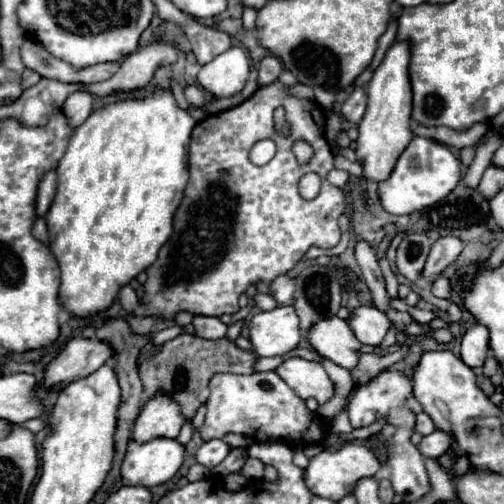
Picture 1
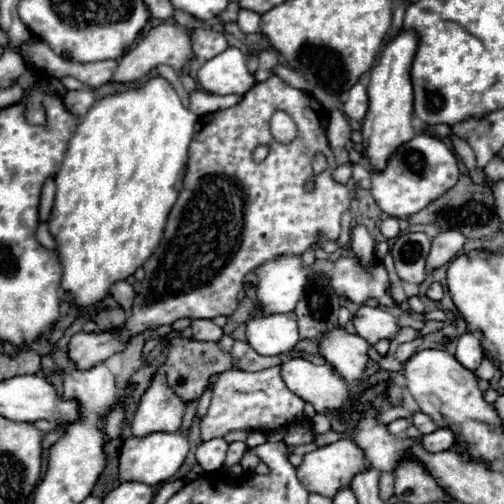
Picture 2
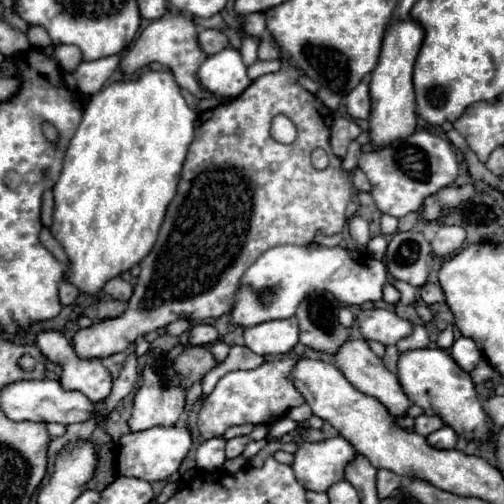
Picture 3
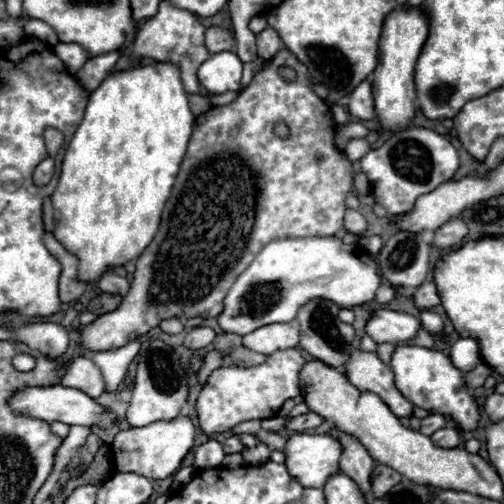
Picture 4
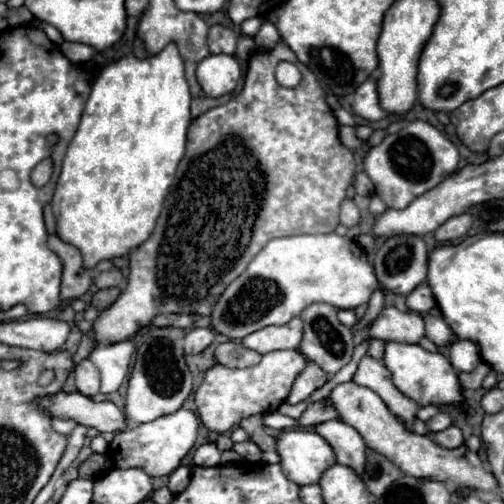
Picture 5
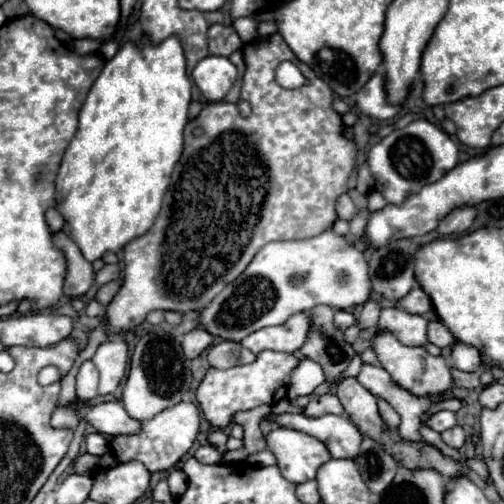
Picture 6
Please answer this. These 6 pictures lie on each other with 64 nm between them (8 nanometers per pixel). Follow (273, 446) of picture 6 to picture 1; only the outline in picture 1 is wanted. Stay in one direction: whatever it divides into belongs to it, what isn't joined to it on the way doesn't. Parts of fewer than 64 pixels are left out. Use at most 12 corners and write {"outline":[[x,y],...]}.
{"outline":[[366,446],[310,458],[306,486],[340,502],[382,462]]}

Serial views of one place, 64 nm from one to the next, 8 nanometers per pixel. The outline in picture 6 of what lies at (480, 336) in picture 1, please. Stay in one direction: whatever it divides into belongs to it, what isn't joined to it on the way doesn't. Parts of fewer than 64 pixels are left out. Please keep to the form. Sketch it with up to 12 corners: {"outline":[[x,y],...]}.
{"outline":[[464,342],[452,346],[452,364],[474,372],[482,364],[478,348]]}

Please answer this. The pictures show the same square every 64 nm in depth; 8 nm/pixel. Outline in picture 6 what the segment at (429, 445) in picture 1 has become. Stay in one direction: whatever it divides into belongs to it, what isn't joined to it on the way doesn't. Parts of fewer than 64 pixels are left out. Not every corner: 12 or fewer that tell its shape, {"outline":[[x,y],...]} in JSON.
{"outline":[[454,426],[442,432],[442,440],[450,448],[464,444],[464,430]]}

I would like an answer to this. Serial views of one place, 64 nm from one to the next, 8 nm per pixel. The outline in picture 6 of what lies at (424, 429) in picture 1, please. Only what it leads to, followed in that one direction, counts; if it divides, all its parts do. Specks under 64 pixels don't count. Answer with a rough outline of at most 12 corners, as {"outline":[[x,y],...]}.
{"outline":[[436,412],[426,424],[436,432],[456,426],[456,414]]}

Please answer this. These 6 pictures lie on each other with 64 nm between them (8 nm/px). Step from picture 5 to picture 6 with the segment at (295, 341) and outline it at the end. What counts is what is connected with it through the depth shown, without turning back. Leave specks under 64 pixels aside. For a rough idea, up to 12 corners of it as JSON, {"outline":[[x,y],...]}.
{"outline":[[308,314],[252,332],[240,344],[296,352],[308,336]]}

